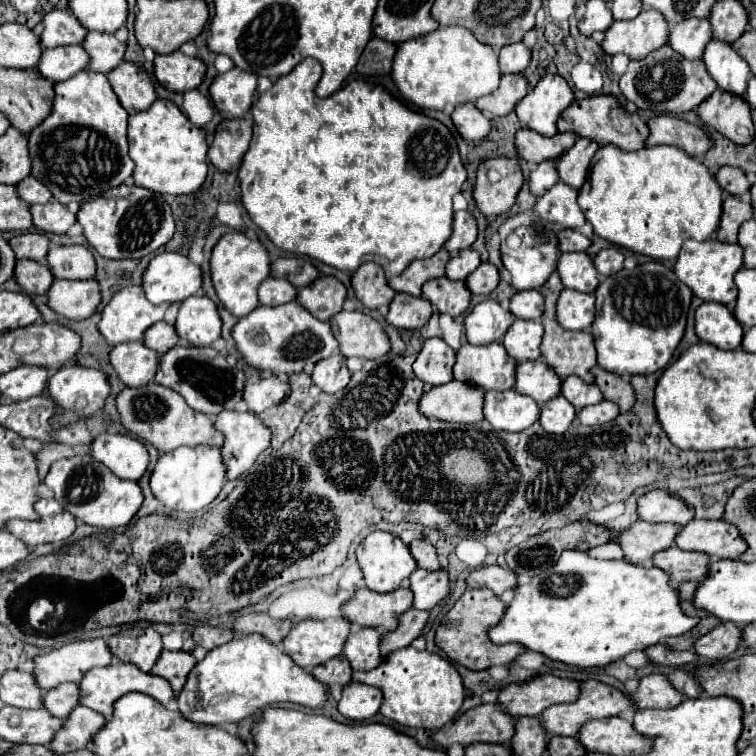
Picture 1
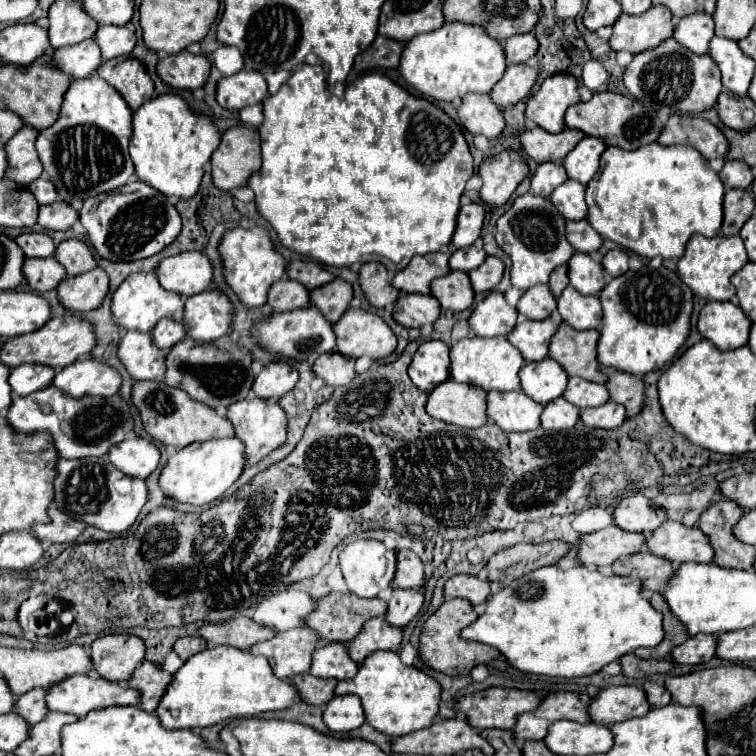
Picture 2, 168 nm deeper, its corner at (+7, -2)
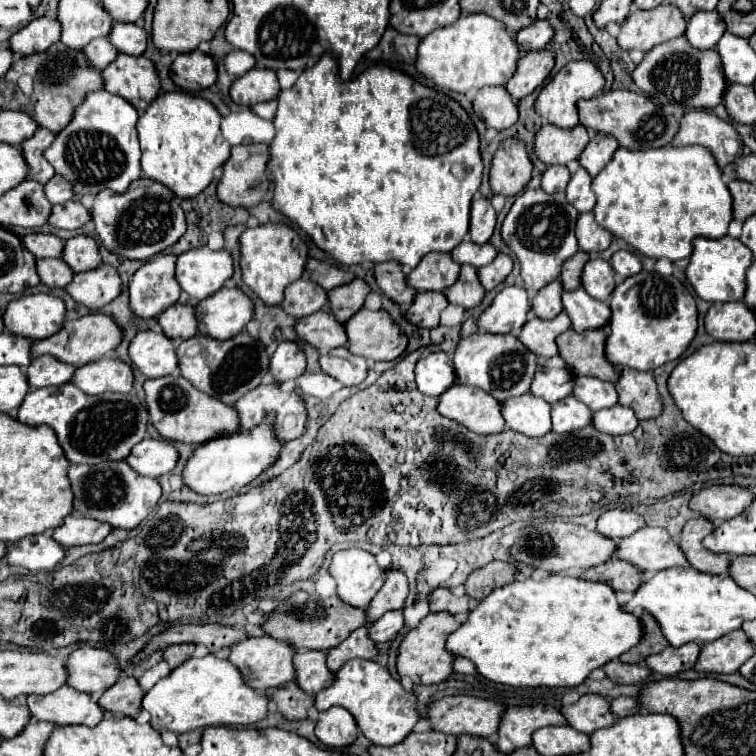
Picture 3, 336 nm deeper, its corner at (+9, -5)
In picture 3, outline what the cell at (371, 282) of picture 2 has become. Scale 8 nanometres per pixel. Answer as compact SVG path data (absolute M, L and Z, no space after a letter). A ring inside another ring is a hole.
M376 263L374 275L378 281L378 287L384 291L386 297L390 297L394 303L402 305L404 309L410 307L410 303L416 297L416 291L408 287L406 275L402 271L400 263Z

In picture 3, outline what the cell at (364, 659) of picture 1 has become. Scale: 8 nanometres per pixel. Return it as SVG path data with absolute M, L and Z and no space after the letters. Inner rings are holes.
M298 651L294 655L296 683L302 691L314 695L326 689L334 681L334 673L326 667L326 653L322 651Z

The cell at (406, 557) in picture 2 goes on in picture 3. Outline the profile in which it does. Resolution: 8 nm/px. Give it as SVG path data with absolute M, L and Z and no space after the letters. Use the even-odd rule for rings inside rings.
M390 569L386 573L386 581L384 581L382 589L376 593L376 597L372 599L372 603L366 609L366 623L374 623L386 611L402 609L406 597L408 597L408 581L406 581L406 575L402 571Z

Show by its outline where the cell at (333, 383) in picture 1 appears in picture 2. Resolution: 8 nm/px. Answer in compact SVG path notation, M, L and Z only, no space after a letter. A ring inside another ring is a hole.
M332 352L332 354L320 356L314 362L312 370L314 370L314 376L324 380L324 384L328 386L334 386L334 388L346 386L354 378L354 360L338 352Z

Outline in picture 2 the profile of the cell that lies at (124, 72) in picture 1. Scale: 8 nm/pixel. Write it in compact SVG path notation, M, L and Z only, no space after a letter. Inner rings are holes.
M132 56L114 58L98 68L98 76L114 86L132 110L138 110L154 96L154 82L144 64Z

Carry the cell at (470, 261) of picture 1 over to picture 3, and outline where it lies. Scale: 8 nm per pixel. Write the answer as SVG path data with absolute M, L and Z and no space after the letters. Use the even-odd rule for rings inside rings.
M464 239L454 251L452 251L452 259L460 265L464 263L470 263L474 267L482 267L482 265L488 265L490 261L494 261L494 257L498 255L496 247L492 243L486 243L486 245L478 245L470 239Z

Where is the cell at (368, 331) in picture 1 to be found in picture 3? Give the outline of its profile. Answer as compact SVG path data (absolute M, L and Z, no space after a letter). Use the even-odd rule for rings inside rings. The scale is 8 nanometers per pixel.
M360 309L346 321L346 333L350 353L370 361L394 361L408 345L406 333L384 309Z

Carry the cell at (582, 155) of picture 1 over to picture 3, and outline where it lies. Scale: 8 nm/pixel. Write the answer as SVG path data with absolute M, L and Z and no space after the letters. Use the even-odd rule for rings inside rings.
M596 133L578 161L592 177L596 177L606 167L606 163L610 163L610 159L618 147L620 145L614 137L610 137L606 133Z

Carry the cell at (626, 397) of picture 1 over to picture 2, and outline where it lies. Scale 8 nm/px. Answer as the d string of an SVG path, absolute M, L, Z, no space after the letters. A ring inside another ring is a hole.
M602 366L602 372L608 376L604 386L610 392L610 400L624 404L628 418L636 416L644 406L644 382L632 374L626 374L626 372L620 372L614 368Z

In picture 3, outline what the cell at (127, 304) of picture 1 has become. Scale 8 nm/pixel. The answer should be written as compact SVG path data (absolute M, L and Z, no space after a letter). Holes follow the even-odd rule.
M160 253L144 263L130 281L130 307L136 315L148 319L174 305L180 297L180 285L174 277L176 255Z

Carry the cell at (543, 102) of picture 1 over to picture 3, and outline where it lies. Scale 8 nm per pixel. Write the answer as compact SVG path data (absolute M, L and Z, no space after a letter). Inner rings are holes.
M572 61L566 67L562 67L562 71L558 71L552 77L552 81L540 91L538 101L536 101L536 113L540 117L548 119L556 127L562 127L562 129L576 127L580 123L576 103L580 99L590 99L590 97L596 97L598 93L602 93L604 83L606 83L604 75L600 73L600 69L594 63L590 63L590 61Z

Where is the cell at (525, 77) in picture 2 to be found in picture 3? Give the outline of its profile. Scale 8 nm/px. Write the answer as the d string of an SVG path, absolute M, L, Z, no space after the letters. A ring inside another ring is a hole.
M552 49L526 51L518 61L518 69L516 69L514 77L506 85L508 93L516 101L530 95L550 75L550 71L554 67L554 59L556 59L556 55Z

